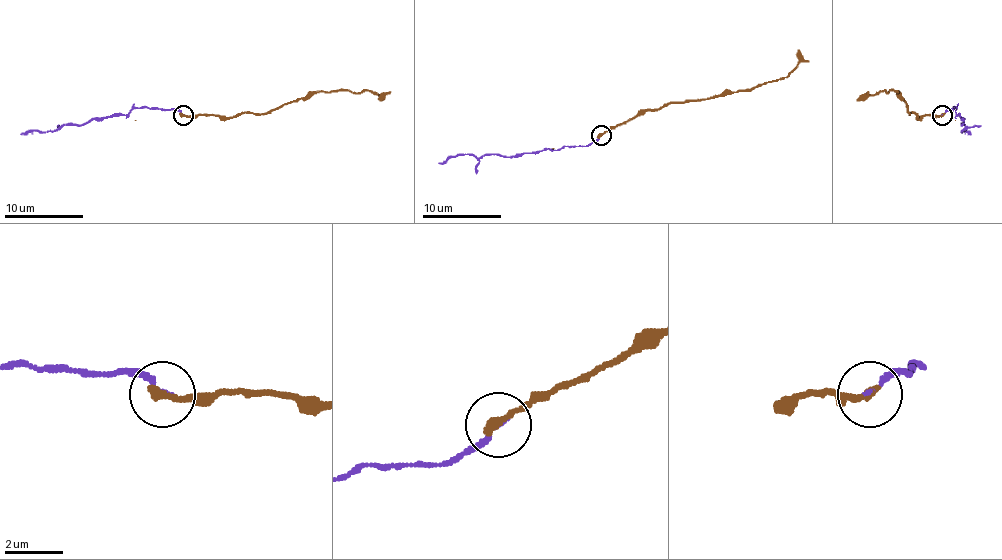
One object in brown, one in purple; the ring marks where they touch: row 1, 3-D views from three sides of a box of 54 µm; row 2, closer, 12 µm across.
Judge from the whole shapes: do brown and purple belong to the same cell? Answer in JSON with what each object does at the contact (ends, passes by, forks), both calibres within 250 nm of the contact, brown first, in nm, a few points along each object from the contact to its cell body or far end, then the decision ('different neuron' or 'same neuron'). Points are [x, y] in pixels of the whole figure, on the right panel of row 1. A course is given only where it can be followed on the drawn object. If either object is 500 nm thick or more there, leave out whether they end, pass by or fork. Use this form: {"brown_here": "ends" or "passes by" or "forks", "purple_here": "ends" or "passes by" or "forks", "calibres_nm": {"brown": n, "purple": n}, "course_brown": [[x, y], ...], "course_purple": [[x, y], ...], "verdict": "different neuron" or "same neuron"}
{"brown_here": "ends", "purple_here": "ends", "calibres_nm": {"brown": 320, "purple": 130}, "course_brown": [[943, 115], [917, 117], [909, 113], [899, 92], [886, 90], [856, 100]], "course_purple": [[943, 115], [956, 108], [964, 121], [960, 131], [970, 133]], "verdict": "different neuron"}

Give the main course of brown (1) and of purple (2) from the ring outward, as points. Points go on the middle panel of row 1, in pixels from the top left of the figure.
1: (601, 136), (647, 110), (658, 110), (672, 102), (735, 92), (784, 79), (798, 63), (798, 49)
2: (601, 136), (586, 145), (517, 153), (509, 157), (497, 153), (475, 157), (469, 153), (458, 153), (438, 163)

